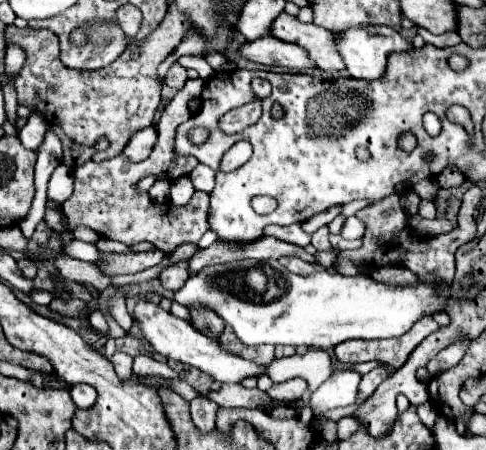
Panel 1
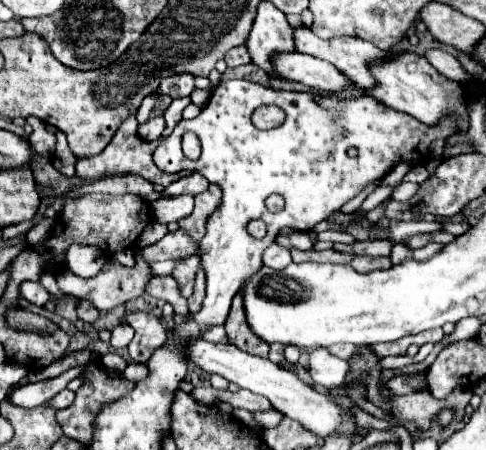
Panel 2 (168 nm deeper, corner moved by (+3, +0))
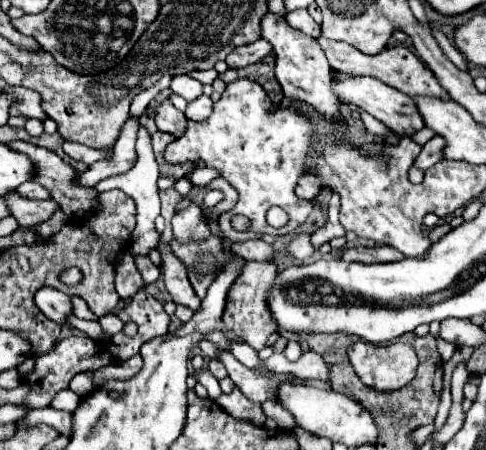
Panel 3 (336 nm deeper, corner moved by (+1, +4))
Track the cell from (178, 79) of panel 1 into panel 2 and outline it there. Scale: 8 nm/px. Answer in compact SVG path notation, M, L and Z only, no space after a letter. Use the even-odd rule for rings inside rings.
M174 74L174 76L168 76L160 82L160 92L168 94L172 98L190 96L194 90L196 90L194 76L190 76L190 74Z

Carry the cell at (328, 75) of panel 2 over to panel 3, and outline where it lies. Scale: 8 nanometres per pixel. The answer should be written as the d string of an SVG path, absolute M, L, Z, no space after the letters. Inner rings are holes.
M332 70L330 72L330 84L332 84L332 92L338 96L340 102L354 104L354 106L366 110L368 114L372 114L374 118L384 122L388 128L392 128L400 136L406 136L406 134L412 136L414 132L418 132L424 126L424 120L420 120L420 114L418 114L412 98L406 94L400 94L398 90L394 90L392 86L388 86L376 78Z

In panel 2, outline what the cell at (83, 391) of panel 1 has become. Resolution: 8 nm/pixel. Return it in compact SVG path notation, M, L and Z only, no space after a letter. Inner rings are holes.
M64 388L62 392L58 392L54 398L50 398L44 404L46 406L54 406L54 410L62 410L62 408L68 408L72 402L74 402L74 392L70 392L68 388Z

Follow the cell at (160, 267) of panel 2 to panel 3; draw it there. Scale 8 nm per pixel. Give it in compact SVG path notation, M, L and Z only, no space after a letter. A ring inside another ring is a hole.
M134 256L134 264L138 268L138 272L142 274L142 278L148 282L148 284L154 284L160 276L160 268L148 258L148 256Z

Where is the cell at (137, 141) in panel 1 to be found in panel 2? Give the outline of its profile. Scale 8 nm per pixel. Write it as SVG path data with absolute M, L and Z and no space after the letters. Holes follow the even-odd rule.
M156 116L156 118L148 120L146 124L142 124L140 130L138 130L138 134L140 134L142 140L158 140L160 134L162 134L162 130L164 130L164 126L166 126L164 118Z

